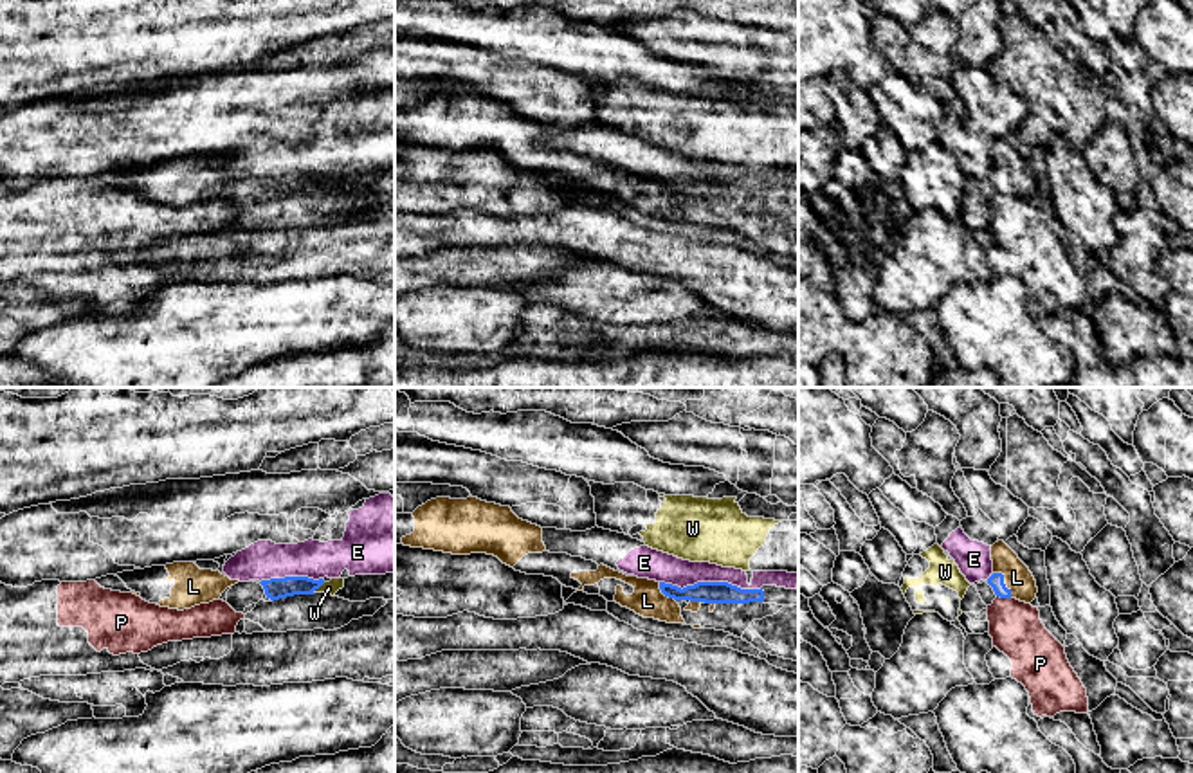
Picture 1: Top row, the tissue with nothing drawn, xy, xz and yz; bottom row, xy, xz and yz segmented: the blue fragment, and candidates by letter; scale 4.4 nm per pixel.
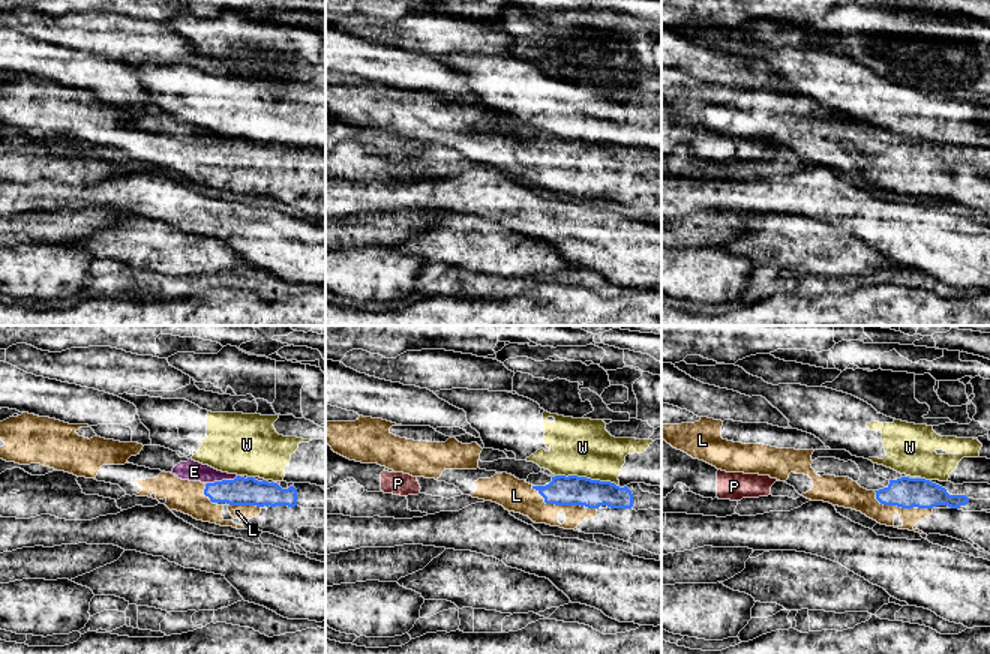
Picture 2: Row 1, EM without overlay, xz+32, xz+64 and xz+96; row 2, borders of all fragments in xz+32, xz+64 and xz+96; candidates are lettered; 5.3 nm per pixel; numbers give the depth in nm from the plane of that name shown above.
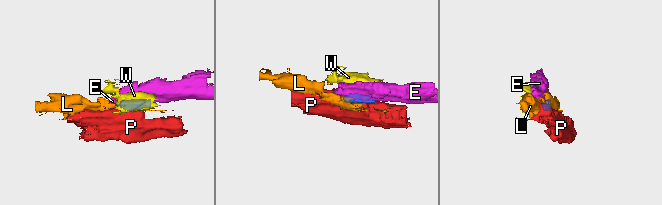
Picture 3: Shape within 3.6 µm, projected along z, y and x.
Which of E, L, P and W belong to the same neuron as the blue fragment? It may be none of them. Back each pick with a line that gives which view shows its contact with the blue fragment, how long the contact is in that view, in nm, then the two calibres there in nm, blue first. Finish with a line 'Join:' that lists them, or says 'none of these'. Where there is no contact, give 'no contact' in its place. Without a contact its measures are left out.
L: contact in yz; length 150 nm; calibres 70 and 130 nm
Join: L

